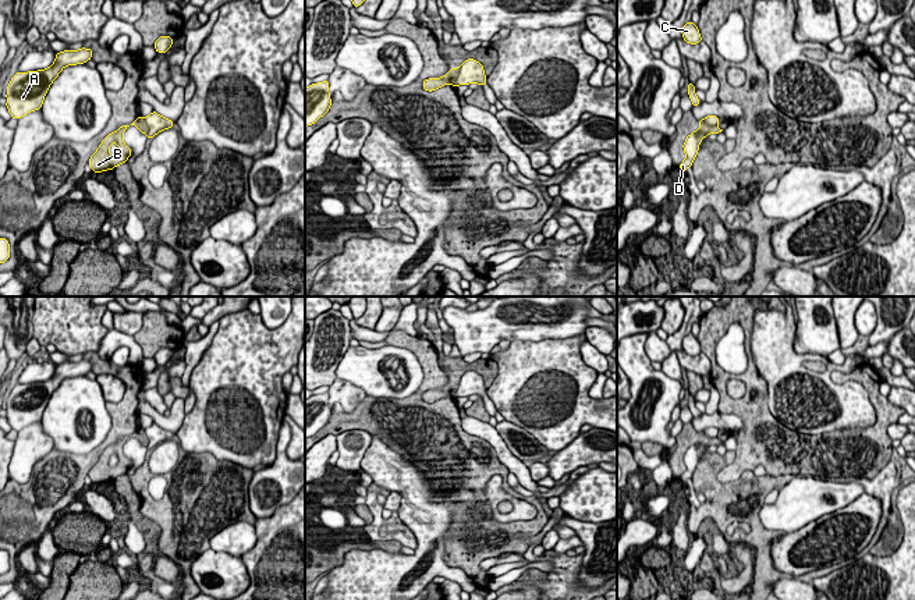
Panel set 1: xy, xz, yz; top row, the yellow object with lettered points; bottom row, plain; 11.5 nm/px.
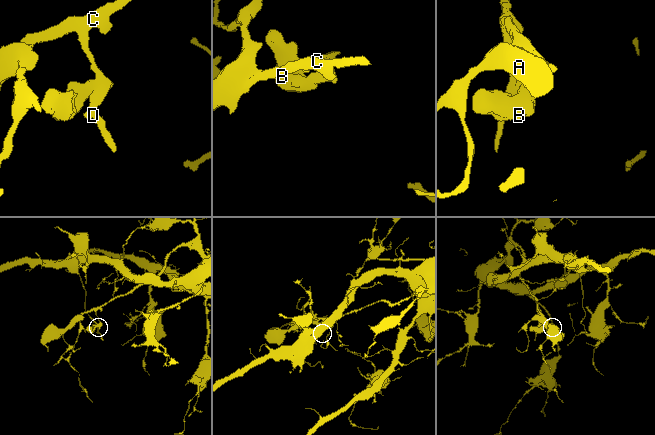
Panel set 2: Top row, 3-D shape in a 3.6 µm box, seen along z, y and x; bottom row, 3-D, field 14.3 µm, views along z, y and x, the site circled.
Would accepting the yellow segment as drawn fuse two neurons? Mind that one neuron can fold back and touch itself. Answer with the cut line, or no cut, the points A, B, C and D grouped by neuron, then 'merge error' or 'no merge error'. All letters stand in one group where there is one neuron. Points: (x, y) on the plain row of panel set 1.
xz (454, 380), (457, 384), (456, 397) | A C D / B | merge error

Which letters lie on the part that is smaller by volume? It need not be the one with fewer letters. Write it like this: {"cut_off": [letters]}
{"cut_off": ["B"]}

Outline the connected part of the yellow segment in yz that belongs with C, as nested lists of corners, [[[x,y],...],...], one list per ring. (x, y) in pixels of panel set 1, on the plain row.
[[[689,333],[681,341],[682,349],[687,355],[696,356],[702,354],[701,345],[698,338]]]

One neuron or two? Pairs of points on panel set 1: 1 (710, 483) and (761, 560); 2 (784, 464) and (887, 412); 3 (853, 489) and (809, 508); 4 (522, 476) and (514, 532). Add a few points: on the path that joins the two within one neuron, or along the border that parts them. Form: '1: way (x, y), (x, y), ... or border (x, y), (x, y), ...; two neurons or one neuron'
1: way (724, 506), (731, 517), (748, 519), (761, 538); one neuron
2: way (811, 460), (829, 460), (853, 453), (866, 439); one neuron
3: way (841, 490), (823, 492), (818, 497); one neuron
4: border (532, 494), (542, 506); two neurons

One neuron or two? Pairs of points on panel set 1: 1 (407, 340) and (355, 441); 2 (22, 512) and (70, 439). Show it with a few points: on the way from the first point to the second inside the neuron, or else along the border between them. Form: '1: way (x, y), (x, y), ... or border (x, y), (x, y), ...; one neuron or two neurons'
1: border (336, 435), (344, 430), (365, 430), (372, 437); two neurons
2: border (55, 448), (73, 454); two neurons

